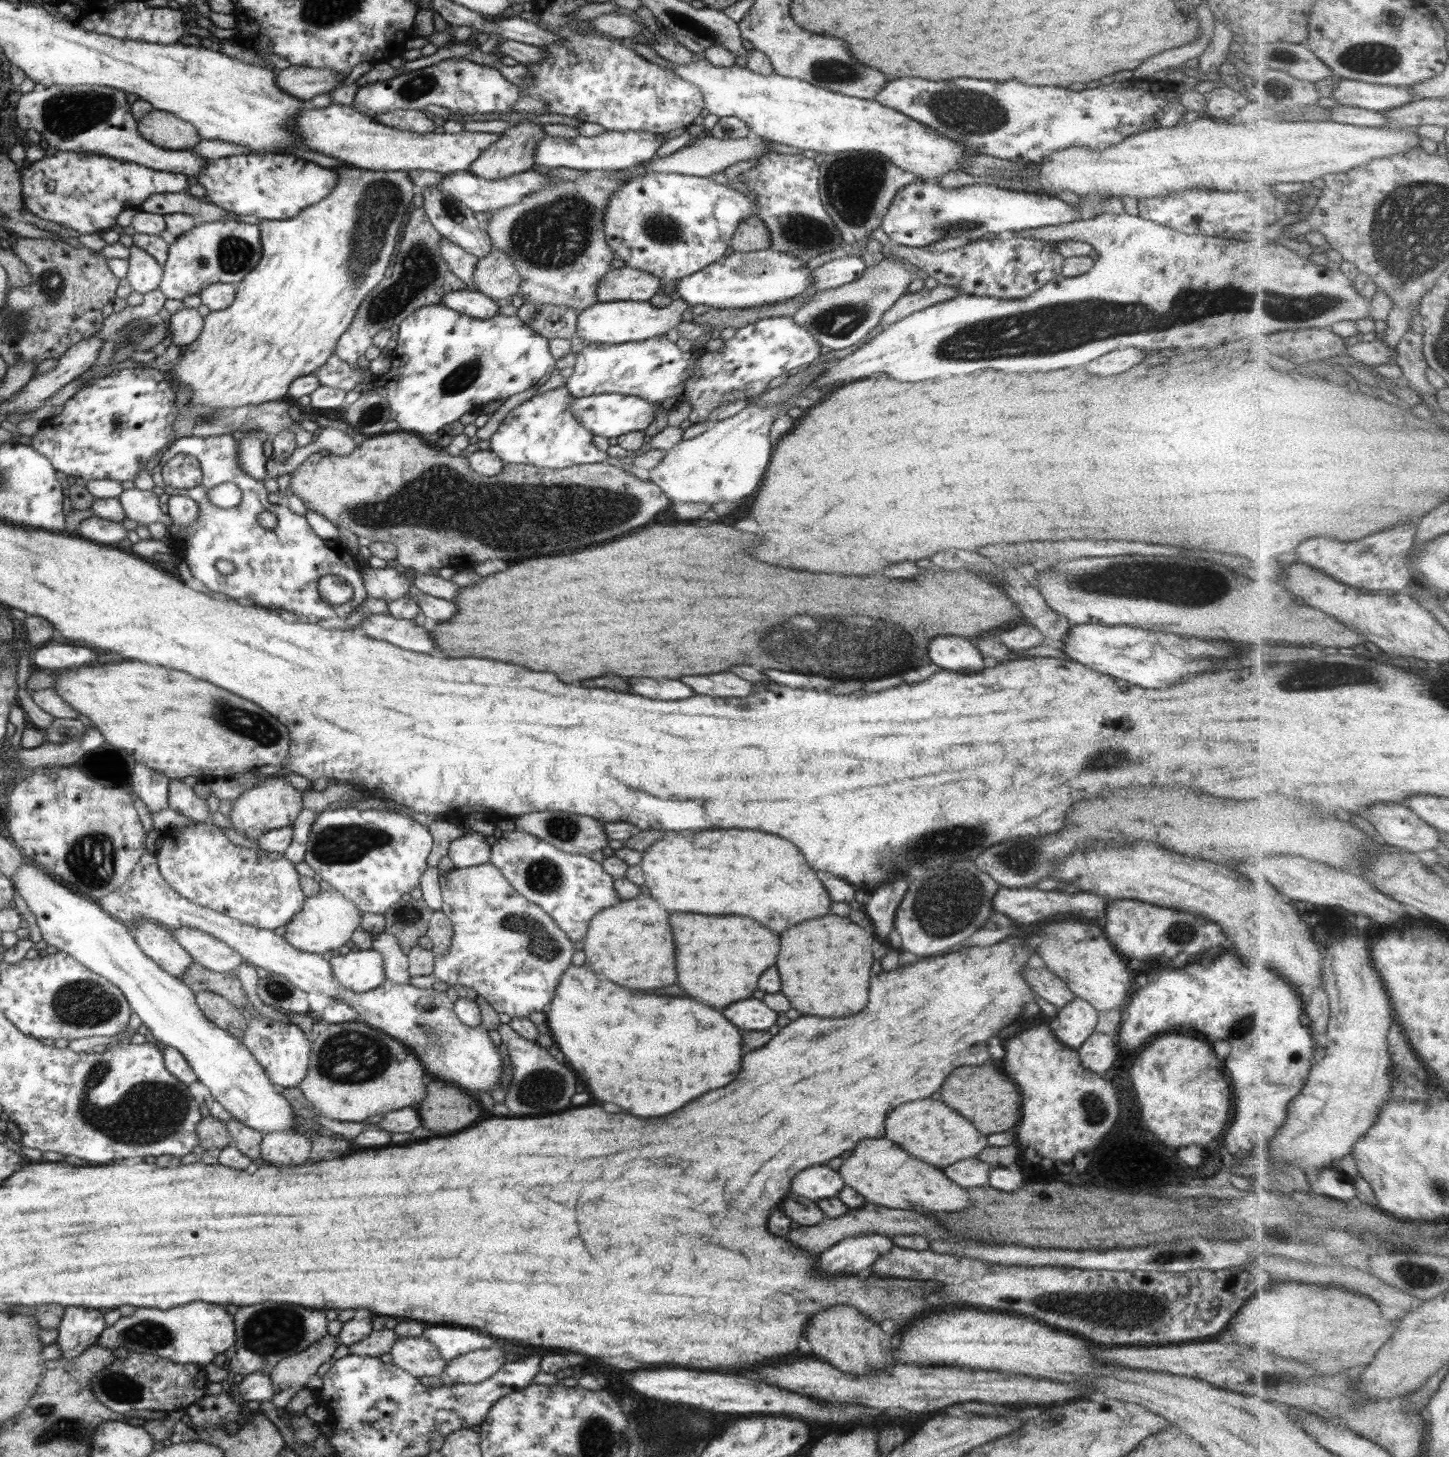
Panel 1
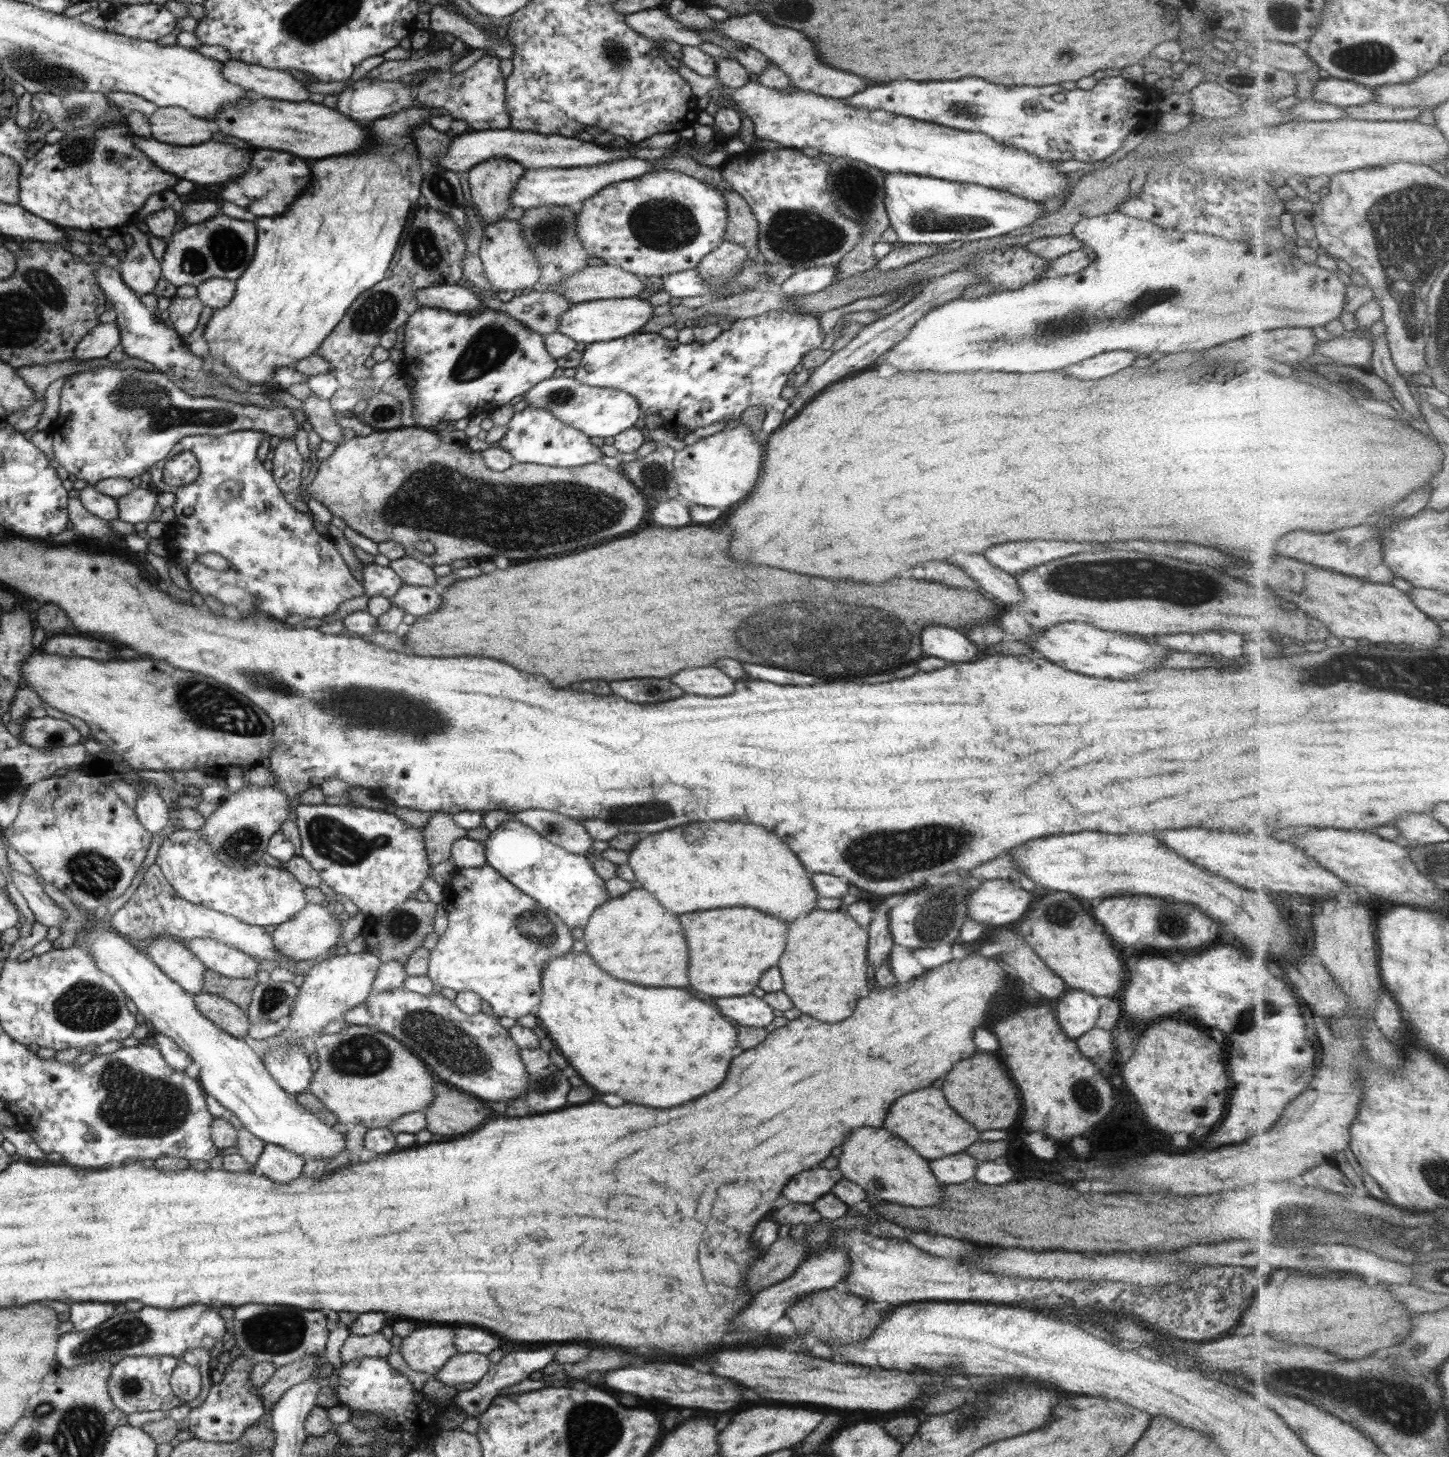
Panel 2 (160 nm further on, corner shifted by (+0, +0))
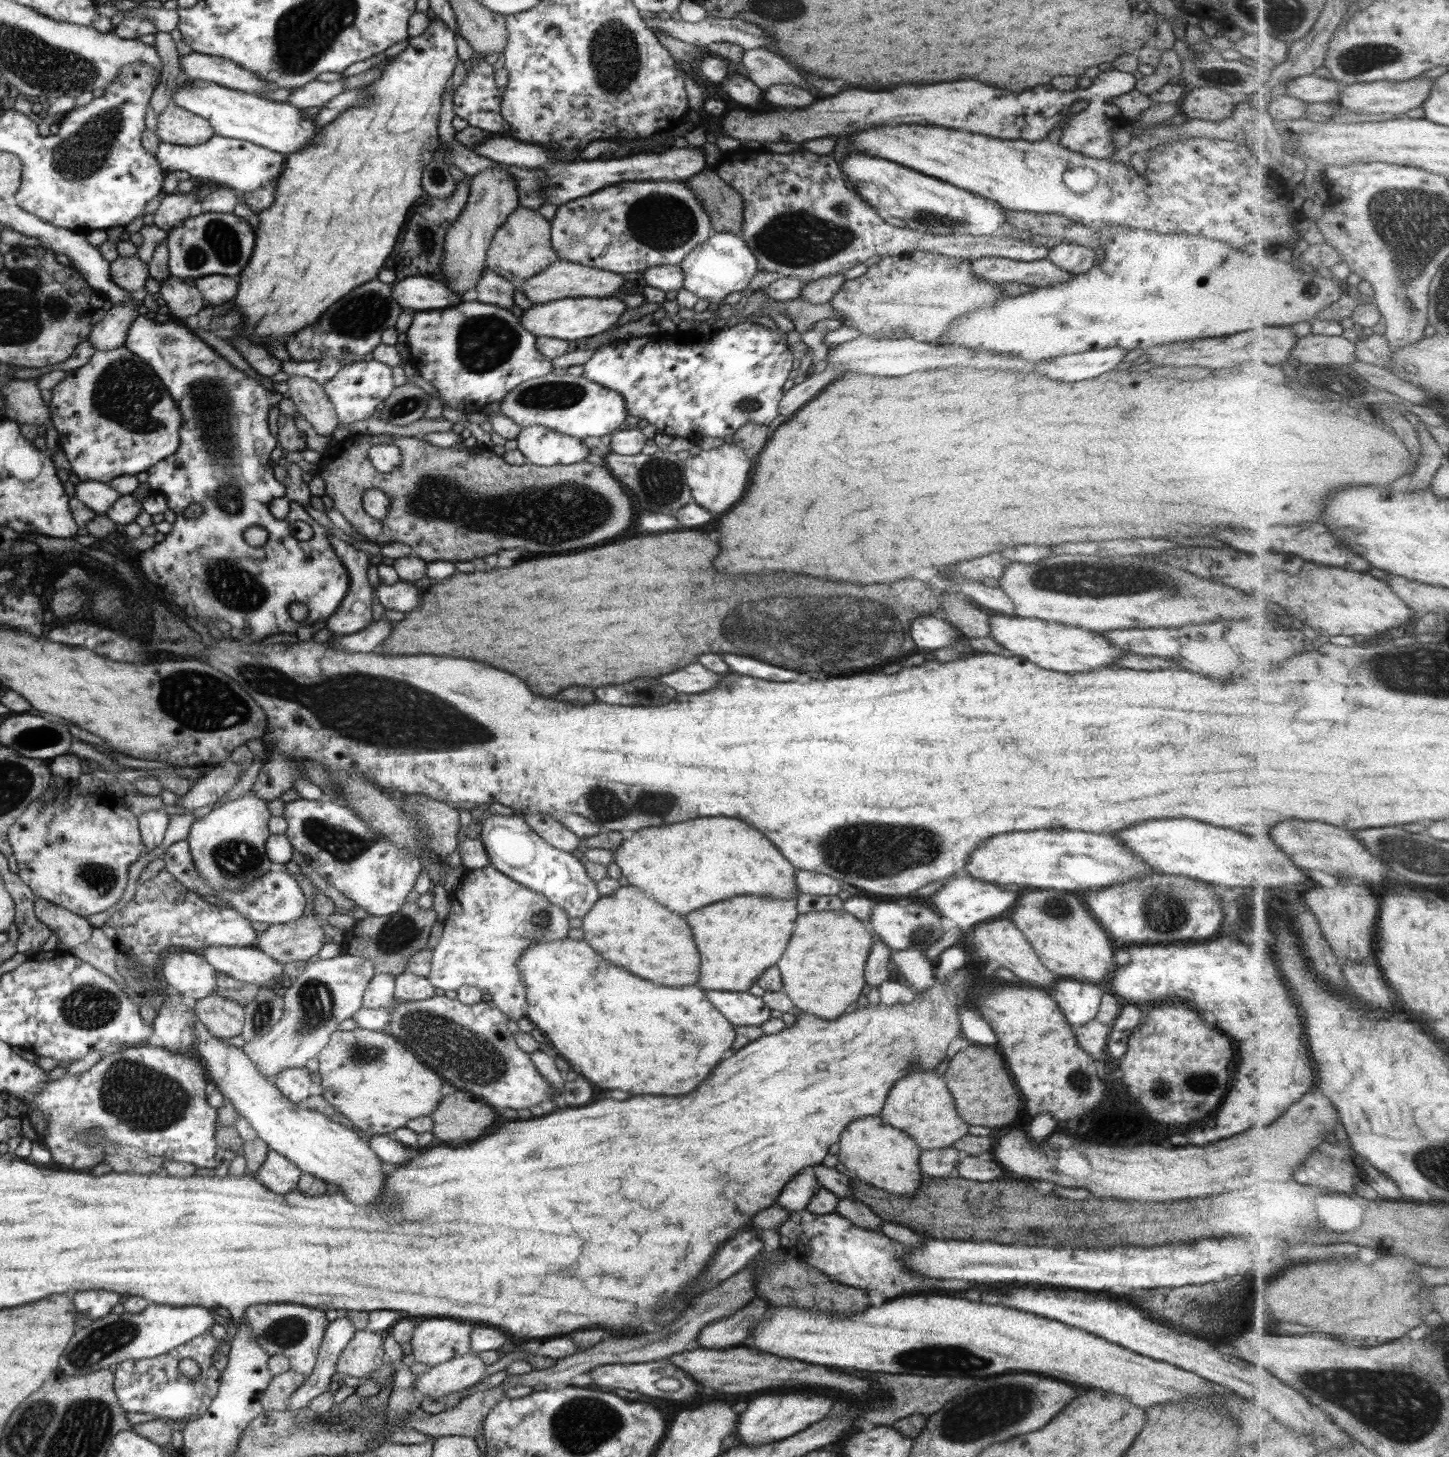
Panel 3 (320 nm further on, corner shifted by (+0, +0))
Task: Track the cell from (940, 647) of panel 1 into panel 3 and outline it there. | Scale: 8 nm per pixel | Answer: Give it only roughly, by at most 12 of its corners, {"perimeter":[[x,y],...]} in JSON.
{"perimeter":[[939,616],[910,624],[916,646],[936,650],[960,644],[960,631]]}

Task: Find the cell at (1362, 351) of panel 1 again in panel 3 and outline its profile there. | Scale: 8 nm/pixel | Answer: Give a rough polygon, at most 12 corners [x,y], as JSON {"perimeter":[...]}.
{"perimeter":[[1344,336],[1300,340],[1292,358],[1305,364],[1359,363],[1358,344]]}

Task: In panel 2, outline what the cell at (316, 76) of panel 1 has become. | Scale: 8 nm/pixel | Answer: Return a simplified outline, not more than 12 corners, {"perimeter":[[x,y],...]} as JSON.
{"perimeter":[[230,59],[223,76],[260,96],[308,101],[290,72]]}

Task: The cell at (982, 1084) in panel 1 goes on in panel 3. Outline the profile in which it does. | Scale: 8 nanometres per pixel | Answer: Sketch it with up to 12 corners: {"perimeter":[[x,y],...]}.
{"perimeter":[[968,1046],[944,1074],[964,1122],[1004,1126],[1020,1112],[996,1048]]}

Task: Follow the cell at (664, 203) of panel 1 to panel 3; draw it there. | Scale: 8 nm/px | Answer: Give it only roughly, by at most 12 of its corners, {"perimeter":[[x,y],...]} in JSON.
{"perimeter":[[685,181],[560,205],[551,247],[615,272],[678,265],[715,231]]}

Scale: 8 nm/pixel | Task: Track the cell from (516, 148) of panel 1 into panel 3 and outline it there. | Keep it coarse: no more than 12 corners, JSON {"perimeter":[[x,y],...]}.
{"perimeter":[[511,174],[471,176],[446,231],[445,285],[463,295],[487,268],[494,233],[520,205]]}

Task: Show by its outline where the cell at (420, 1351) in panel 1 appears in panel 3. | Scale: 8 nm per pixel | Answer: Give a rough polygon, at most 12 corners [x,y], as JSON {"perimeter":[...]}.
{"perimeter":[[452,1318],[416,1322],[410,1340],[431,1368],[471,1353],[472,1324]]}

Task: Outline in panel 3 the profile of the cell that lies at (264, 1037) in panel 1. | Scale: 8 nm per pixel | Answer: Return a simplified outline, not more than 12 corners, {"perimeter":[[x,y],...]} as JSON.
{"perimeter":[[306,1067],[282,1071],[272,1078],[292,1103],[310,1098]]}

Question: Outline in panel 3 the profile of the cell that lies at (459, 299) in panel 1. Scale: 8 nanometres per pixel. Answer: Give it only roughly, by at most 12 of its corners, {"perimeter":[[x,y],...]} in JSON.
{"perimeter":[[418,275],[396,281],[395,304],[414,312],[453,307],[462,295]]}

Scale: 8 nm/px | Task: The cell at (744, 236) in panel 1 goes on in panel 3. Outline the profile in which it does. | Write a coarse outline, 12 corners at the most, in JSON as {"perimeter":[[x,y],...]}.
{"perimeter":[[706,168],[684,181],[714,231],[741,236],[743,198]]}

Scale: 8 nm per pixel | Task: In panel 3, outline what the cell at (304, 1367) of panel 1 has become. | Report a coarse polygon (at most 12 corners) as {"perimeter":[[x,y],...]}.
{"perimeter":[[304,1374],[275,1375],[262,1396],[263,1408],[284,1411],[303,1387]]}

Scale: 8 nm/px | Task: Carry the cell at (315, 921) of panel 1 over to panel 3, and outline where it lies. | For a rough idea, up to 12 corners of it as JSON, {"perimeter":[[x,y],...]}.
{"perimeter":[[309,915],[270,925],[256,947],[286,965],[308,961],[322,944]]}

